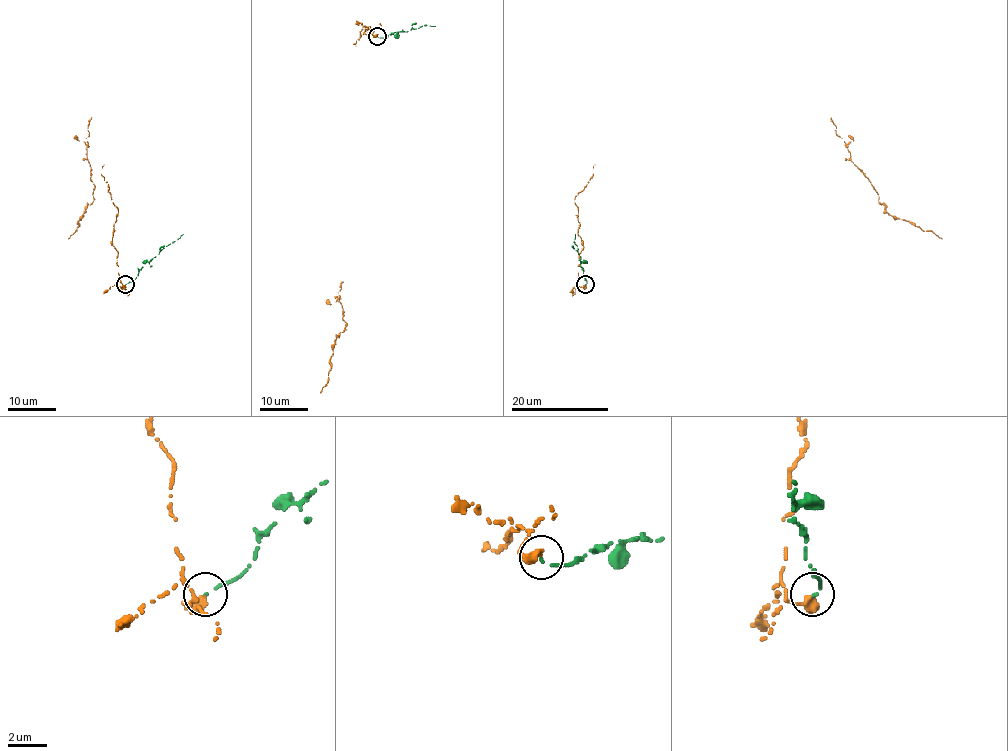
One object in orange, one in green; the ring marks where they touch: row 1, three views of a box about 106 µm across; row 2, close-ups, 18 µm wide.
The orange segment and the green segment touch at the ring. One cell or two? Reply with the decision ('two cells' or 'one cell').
two cells

